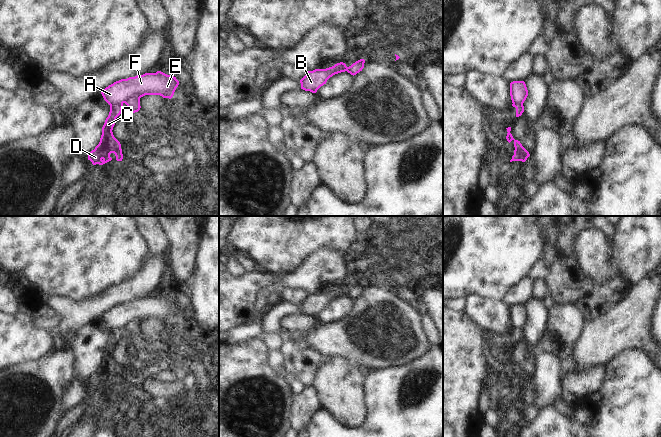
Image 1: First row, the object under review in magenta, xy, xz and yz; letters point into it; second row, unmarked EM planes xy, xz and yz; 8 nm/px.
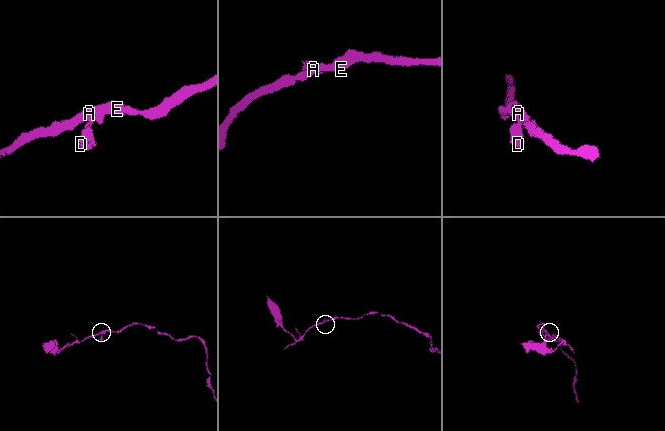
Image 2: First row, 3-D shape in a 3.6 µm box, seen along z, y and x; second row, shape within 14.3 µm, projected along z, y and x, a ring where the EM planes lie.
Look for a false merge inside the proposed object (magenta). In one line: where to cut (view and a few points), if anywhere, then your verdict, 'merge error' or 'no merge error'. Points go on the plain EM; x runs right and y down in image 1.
xy (122, 326), (117, 326), (110, 330) | merge error

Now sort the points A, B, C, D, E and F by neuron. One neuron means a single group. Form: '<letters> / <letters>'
A B E F / C D

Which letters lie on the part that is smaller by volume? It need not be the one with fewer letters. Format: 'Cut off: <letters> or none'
Cut off: C, D

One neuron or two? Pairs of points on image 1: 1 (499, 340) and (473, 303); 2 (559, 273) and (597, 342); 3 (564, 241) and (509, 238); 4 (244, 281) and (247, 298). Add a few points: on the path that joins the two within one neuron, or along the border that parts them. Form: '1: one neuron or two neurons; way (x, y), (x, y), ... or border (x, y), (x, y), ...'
1: one neuron; way (499, 331), (482, 312)
2: two neurons; border (607, 311), (586, 323)
3: two neurons; border (540, 226), (543, 250), (535, 262)
4: one neuron; way (244, 285), (244, 294)

